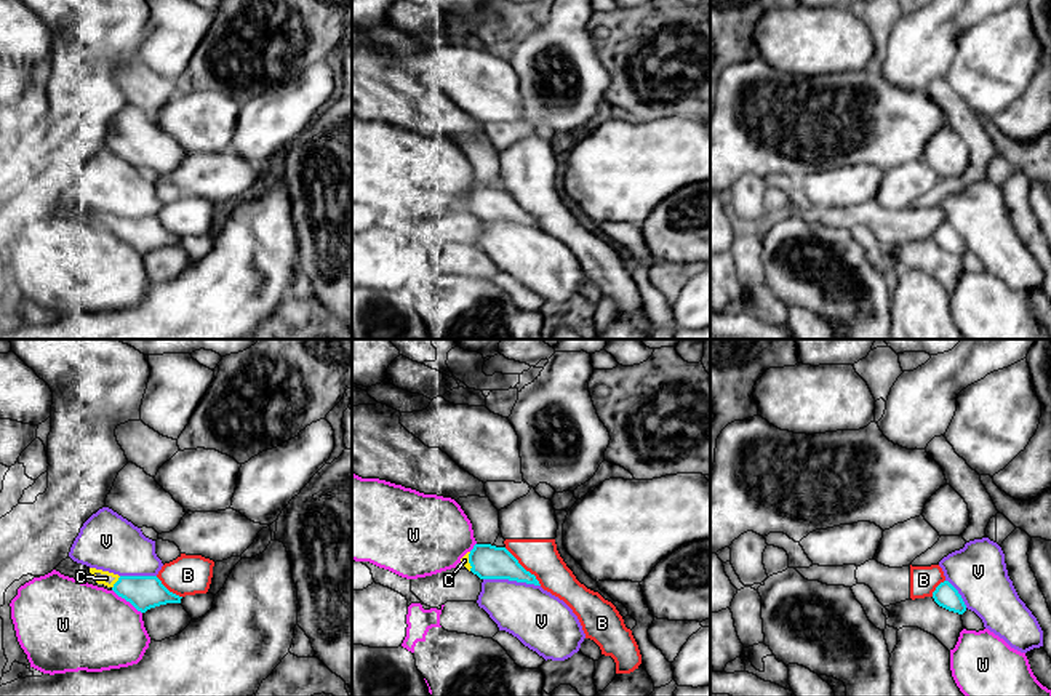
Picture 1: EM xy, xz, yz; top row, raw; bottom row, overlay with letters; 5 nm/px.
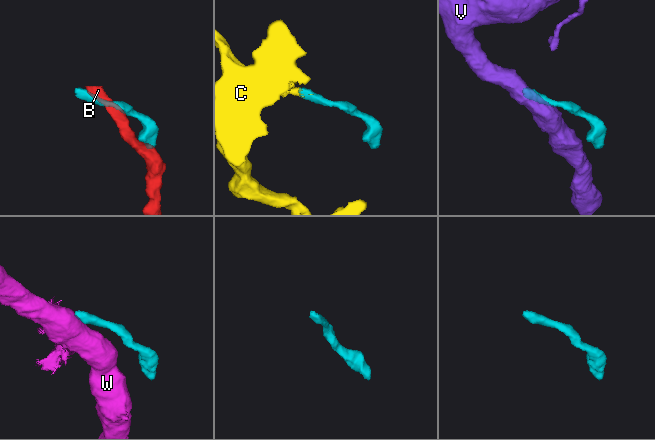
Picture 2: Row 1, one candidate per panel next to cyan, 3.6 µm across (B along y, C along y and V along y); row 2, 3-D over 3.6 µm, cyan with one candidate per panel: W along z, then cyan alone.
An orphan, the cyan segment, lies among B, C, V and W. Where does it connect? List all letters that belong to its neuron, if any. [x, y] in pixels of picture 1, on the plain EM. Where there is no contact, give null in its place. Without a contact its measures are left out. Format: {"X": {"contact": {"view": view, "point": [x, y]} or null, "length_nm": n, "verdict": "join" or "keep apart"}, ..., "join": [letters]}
{"B": {"contact": {"view": "xz", "point": [522, 208]}, "length_nm": 260, "verdict": "keep apart"}, "C": {"contact": {"view": "xy", "point": [115, 224]}, "length_nm": 80, "verdict": "join"}, "V": {"contact": {"view": "xz", "point": [512, 221]}, "length_nm": 300, "verdict": "keep apart"}, "W": {"contact": {"view": "xy", "point": [127, 242]}, "length_nm": 200, "verdict": "keep apart"}, "join": ["C"]}

